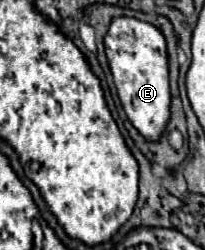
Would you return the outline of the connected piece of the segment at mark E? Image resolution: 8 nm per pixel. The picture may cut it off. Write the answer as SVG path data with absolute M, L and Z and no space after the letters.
M115 18L111 22L109 36L104 40L104 46L119 100L131 124L143 136L155 140L163 132L165 122L169 120L169 98L171 98L167 50L163 34L147 22L135 18Z

